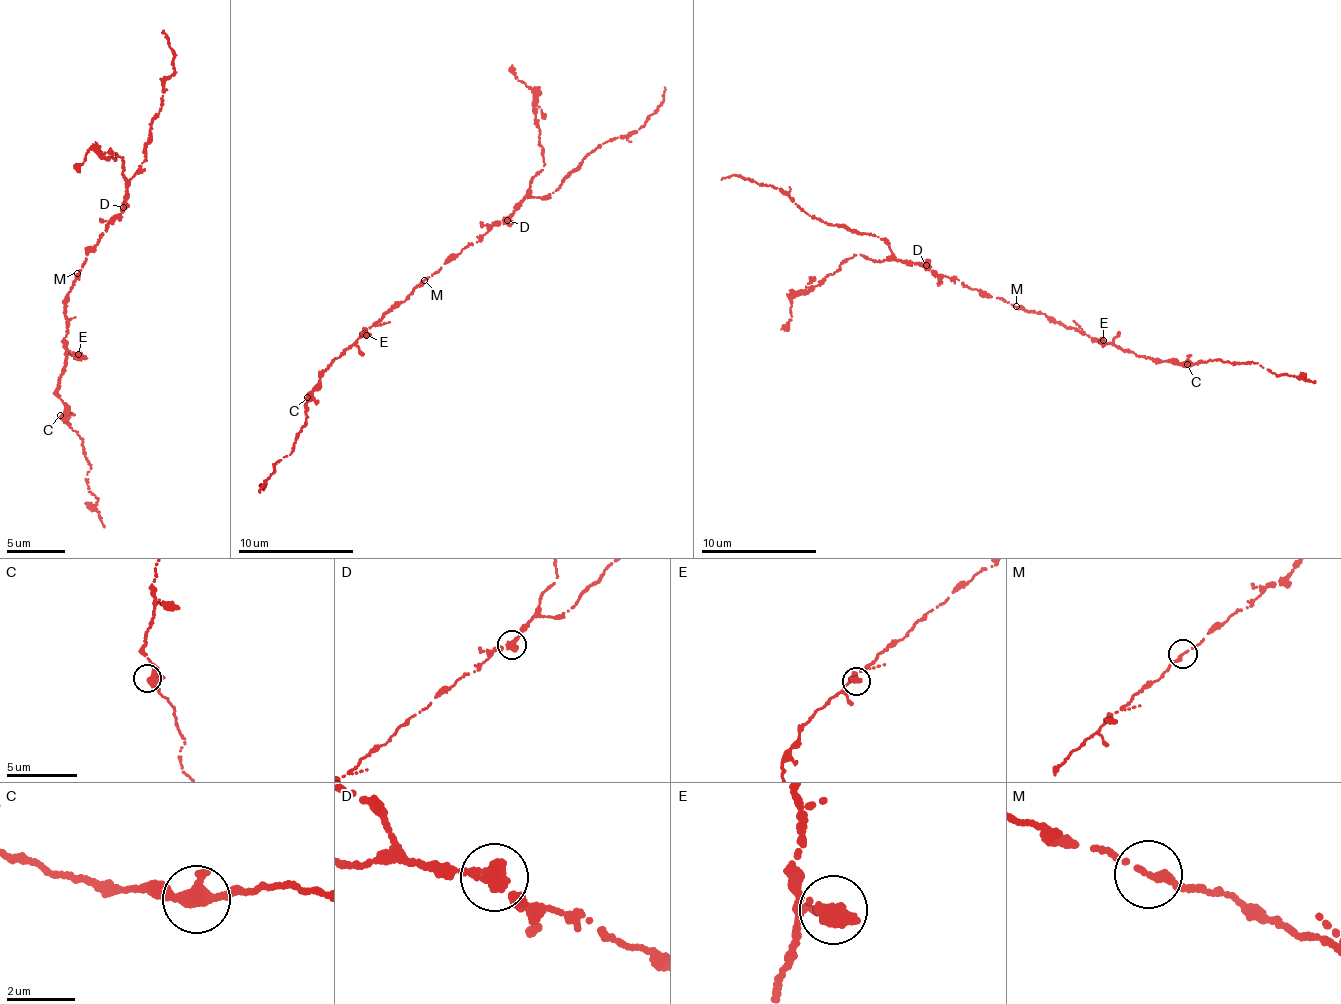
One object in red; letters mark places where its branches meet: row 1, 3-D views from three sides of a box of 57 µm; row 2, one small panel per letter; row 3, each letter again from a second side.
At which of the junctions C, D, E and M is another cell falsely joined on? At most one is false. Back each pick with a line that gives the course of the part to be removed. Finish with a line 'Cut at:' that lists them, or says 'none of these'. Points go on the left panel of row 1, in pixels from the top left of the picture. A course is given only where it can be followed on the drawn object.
Cut at: none of these

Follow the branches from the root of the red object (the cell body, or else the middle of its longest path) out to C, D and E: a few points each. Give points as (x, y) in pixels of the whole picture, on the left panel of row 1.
C: (80, 272), (68, 291), (64, 305), (67, 355), (57, 395), (66, 405), (60, 415)
D: (80, 272), (86, 254), (95, 249), (108, 223), (120, 215), (122, 206)
E: (80, 272), (68, 291), (64, 305), (66, 348), (78, 354)

